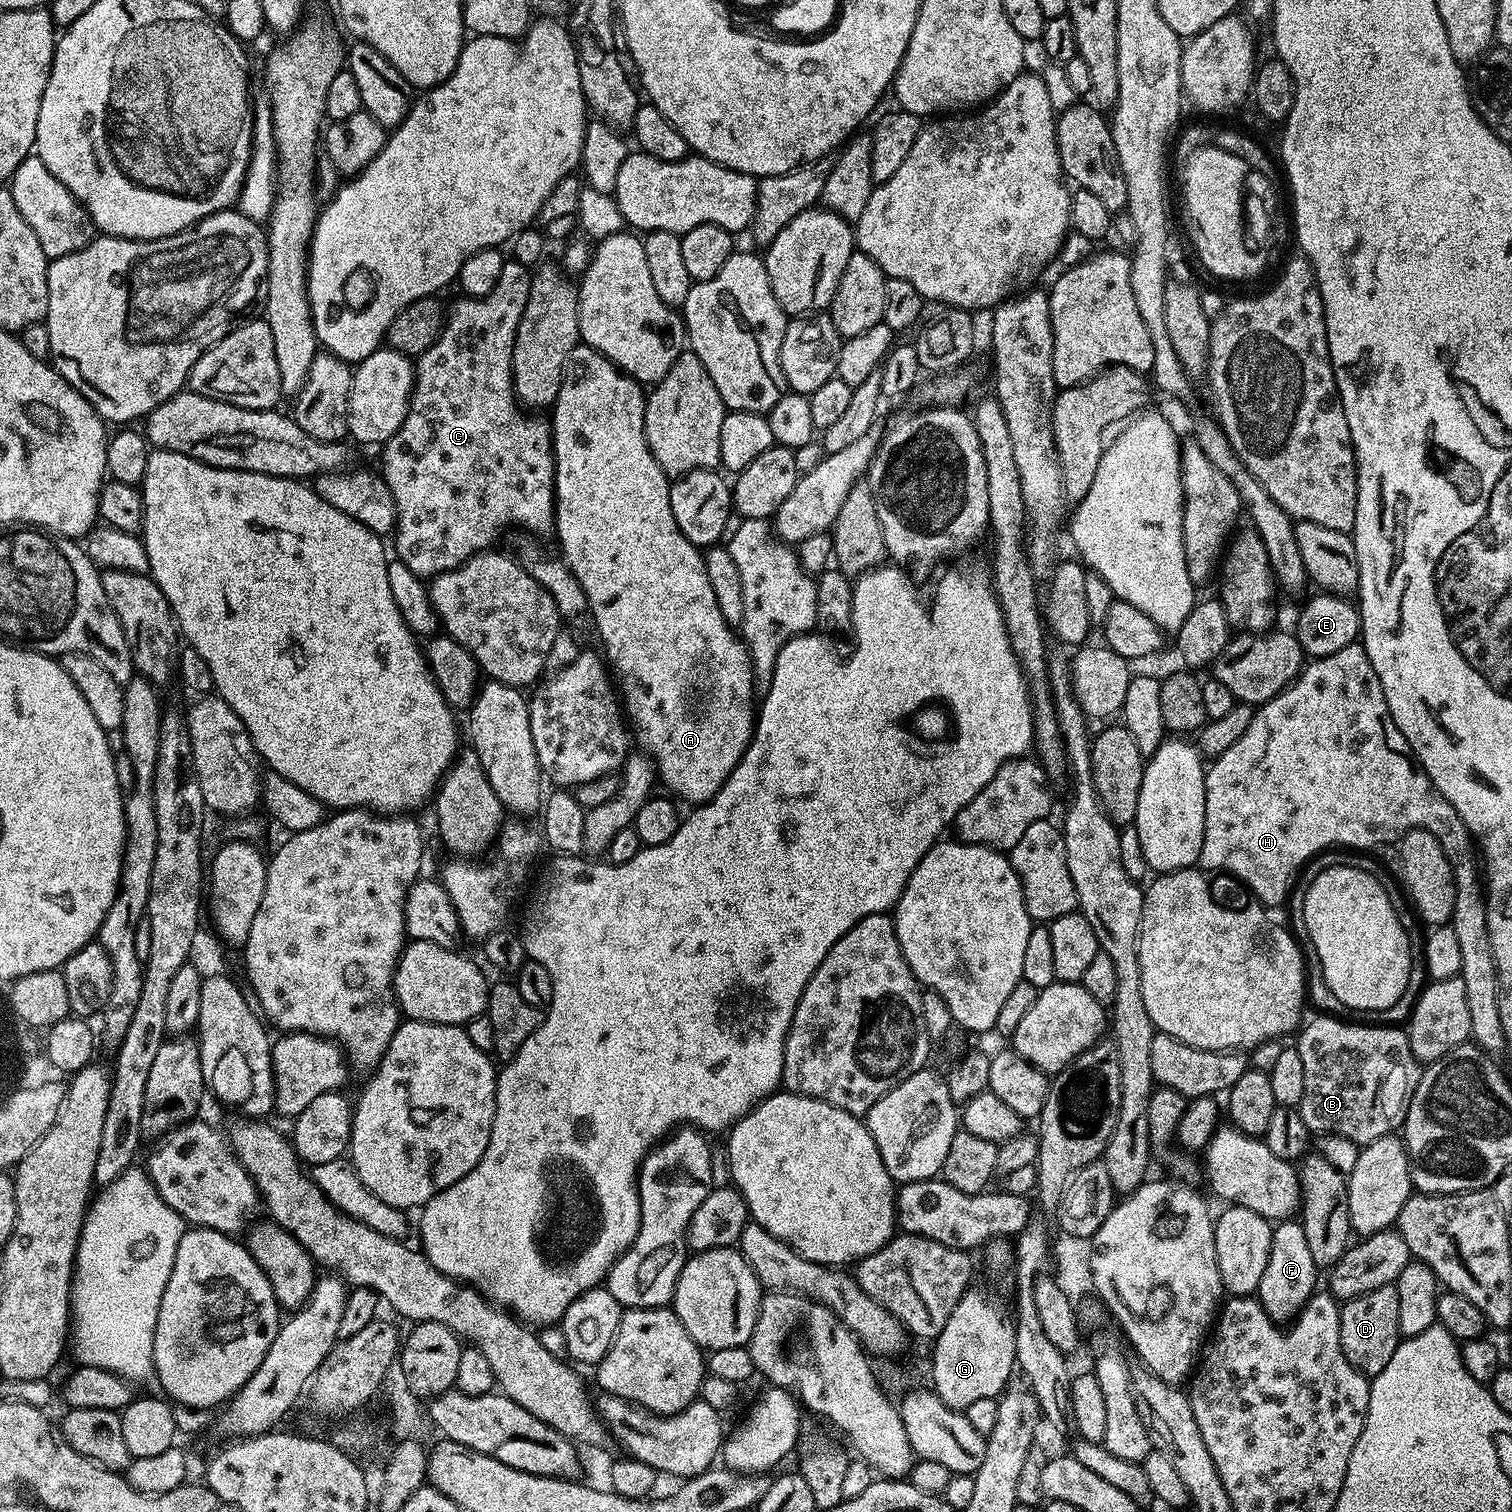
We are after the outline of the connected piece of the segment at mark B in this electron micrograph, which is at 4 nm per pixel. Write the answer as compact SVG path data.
M1316 1014L1306 1024L1299 1029L1298 1047L1306 1084L1298 1111L1309 1133L1341 1136L1359 1146L1393 1135L1403 1125L1422 1071L1421 1061L1410 1050L1407 1031L1400 1026L1357 1024L1331 1014Z

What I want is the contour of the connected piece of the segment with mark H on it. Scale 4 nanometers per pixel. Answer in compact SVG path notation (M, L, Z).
M1363 643L1342 646L1338 654L1309 659L1288 687L1253 711L1246 734L1242 734L1230 750L1207 765L1204 781L1206 830L1199 867L1204 870L1217 868L1220 872L1237 876L1257 896L1253 897L1269 909L1280 903L1281 907L1289 899L1300 867L1323 848L1337 844L1340 848L1373 850L1380 843L1399 841L1412 828L1434 834L1454 870L1456 897L1450 927L1458 937L1462 954L1459 975L1462 982L1466 982L1471 1039L1486 1053L1505 1051L1502 1018L1498 1010L1496 963L1488 933L1486 888L1482 883L1482 864L1474 847L1474 837L1466 822L1458 818L1458 810L1454 810L1454 806L1450 806L1450 802L1446 802L1432 785L1402 730L1394 726L1382 682L1378 682L1378 674L1374 674L1374 666L1370 666Z

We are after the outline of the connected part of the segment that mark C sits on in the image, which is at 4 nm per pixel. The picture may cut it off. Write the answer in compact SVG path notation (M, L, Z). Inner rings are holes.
M508 258L502 266L502 274L498 282L494 283L493 290L480 299L461 298L453 308L449 307L446 312L444 328L440 337L422 355L415 357L414 367L416 370L416 385L412 387L412 397L408 403L408 413L398 426L396 433L382 445L384 452L380 456L379 471L384 477L386 486L394 498L396 507L396 536L395 559L400 560L416 576L431 578L439 572L445 572L451 568L457 568L462 562L476 555L477 552L487 552L493 547L496 539L503 537L506 530L515 526L517 529L533 534L551 533L554 528L554 505L556 503L556 463L552 453L552 429L549 421L544 420L543 415L529 414L516 399L516 392L512 388L512 351L514 350L514 338L518 330L518 322L522 310L526 310L526 298L530 298L530 286L532 285L532 272L529 265L520 264L518 261Z

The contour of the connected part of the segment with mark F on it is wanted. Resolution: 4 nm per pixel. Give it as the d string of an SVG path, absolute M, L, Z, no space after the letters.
M1299 1219L1279 1221L1272 1229L1270 1258L1266 1261L1262 1282L1258 1282L1255 1291L1268 1317L1277 1322L1288 1322L1296 1317L1317 1289L1316 1275L1318 1269L1314 1257L1310 1255L1310 1246L1306 1243L1306 1230L1300 1225Z

